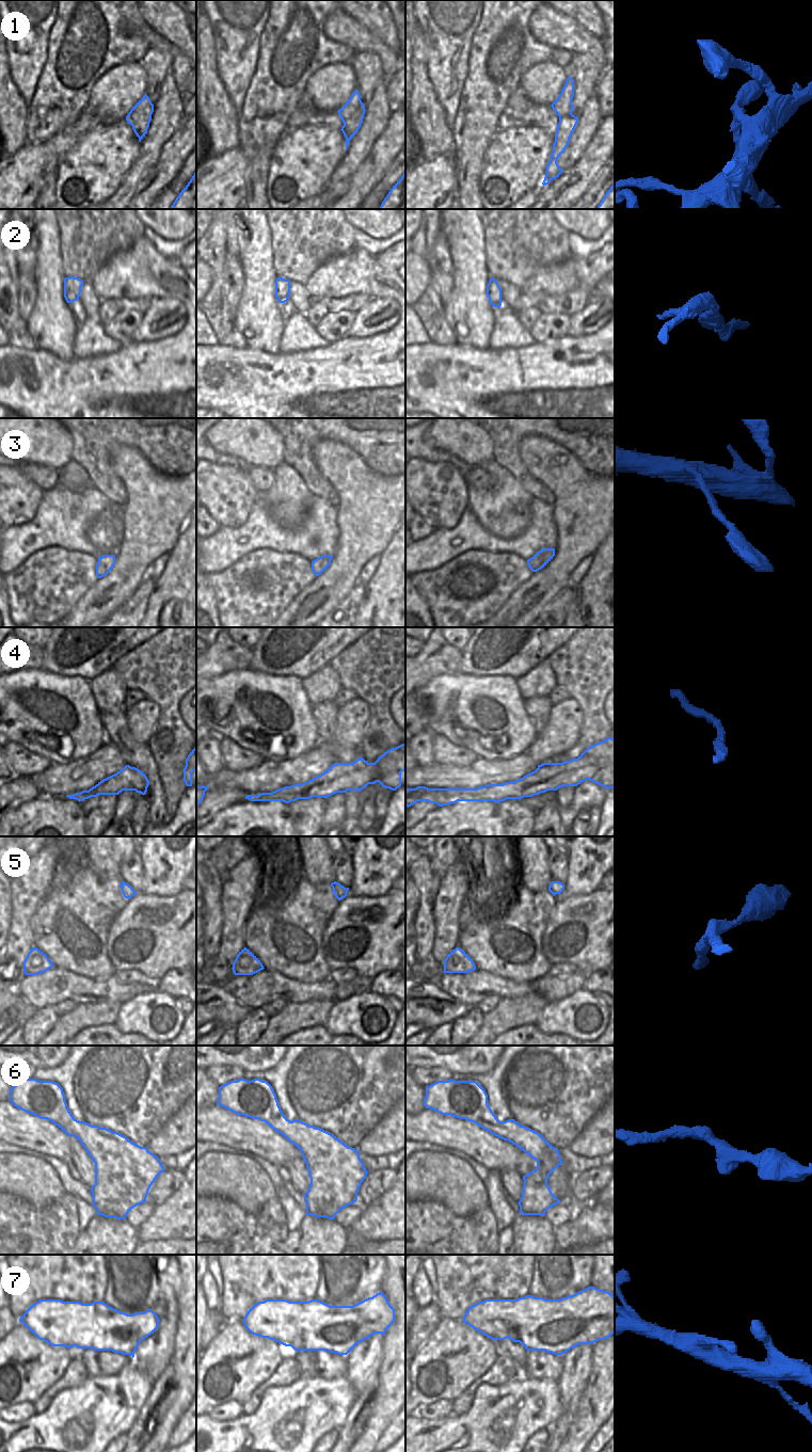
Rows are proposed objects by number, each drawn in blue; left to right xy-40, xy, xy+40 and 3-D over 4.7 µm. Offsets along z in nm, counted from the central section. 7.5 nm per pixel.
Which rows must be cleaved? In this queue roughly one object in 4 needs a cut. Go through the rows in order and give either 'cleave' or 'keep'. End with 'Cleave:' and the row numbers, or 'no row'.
1: cleave
2: keep
3: keep
4: keep
5: keep
6: keep
7: keep
Cleave: 1

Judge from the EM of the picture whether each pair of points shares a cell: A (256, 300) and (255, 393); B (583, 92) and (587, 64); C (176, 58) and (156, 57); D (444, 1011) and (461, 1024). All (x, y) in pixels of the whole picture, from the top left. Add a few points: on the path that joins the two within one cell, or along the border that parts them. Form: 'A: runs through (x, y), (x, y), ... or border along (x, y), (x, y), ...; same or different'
A: border along (247, 346), (270, 353), (279, 352); different
B: runs through (585, 85), (586, 70); same
C: border along (149, 46), (160, 48), (170, 54), (171, 72); different
D: border along (470, 1007), (451, 1023); different

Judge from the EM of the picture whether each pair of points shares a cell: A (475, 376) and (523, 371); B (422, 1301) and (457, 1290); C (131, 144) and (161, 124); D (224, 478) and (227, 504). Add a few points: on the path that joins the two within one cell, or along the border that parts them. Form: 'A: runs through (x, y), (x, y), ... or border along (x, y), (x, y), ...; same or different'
A: runs through (487, 376), (511, 376); same
B: border along (434, 1296), (432, 1301); different
C: border along (140, 142), (138, 156), (130, 165); different
D: runs through (224, 484), (227, 497); same

